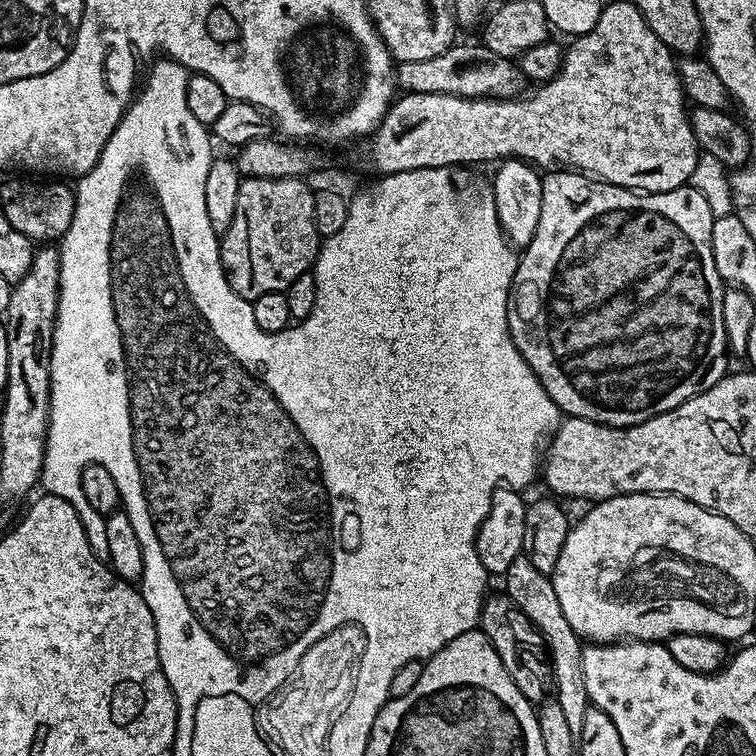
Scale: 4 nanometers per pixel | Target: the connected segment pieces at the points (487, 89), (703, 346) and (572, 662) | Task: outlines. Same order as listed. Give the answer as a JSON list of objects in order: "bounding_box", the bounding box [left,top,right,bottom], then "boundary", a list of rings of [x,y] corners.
[{"bounding_box":[396,42,526,100],"boundary":[[[482,42],[460,43],[453,43],[451,48],[438,54],[438,58],[426,58],[422,62],[403,61],[396,68],[397,85],[405,93],[487,96],[490,100],[515,100],[525,95],[526,81],[515,59],[494,54]]]},{"bounding_box":[508,170,729,428],"boundary":[[[552,170],[542,182],[542,218],[530,246],[519,253],[512,289],[508,295],[508,329],[518,354],[534,370],[538,382],[550,394],[565,417],[577,416],[606,424],[610,428],[629,428],[663,412],[674,410],[682,402],[710,390],[729,371],[726,330],[722,326],[722,298],[725,283],[714,266],[712,221],[706,198],[689,186],[669,192],[638,192],[617,184],[603,183],[583,172]]]},{"bounding_box":[502,554,590,738],"boundary":[[[522,554],[510,562],[510,570],[502,577],[507,599],[513,600],[518,610],[528,619],[529,625],[538,633],[543,645],[548,649],[548,659],[552,665],[554,681],[554,698],[558,706],[562,706],[570,734],[579,738],[582,734],[582,721],[586,719],[586,710],[590,706],[586,694],[586,678],[582,678],[582,654],[585,645],[576,631],[566,622],[566,614],[562,614],[562,606],[558,603],[558,594],[554,591],[551,575],[537,570],[531,564],[527,554]]]}]

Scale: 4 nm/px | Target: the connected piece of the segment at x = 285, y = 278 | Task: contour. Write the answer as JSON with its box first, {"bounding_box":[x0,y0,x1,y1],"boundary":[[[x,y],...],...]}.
{"bounding_box":[219,176,322,302],"boundary":[[[299,176],[241,179],[234,218],[219,241],[228,284],[242,299],[251,302],[262,294],[283,293],[290,282],[313,271],[322,237],[315,225],[316,192],[308,182]]]}

